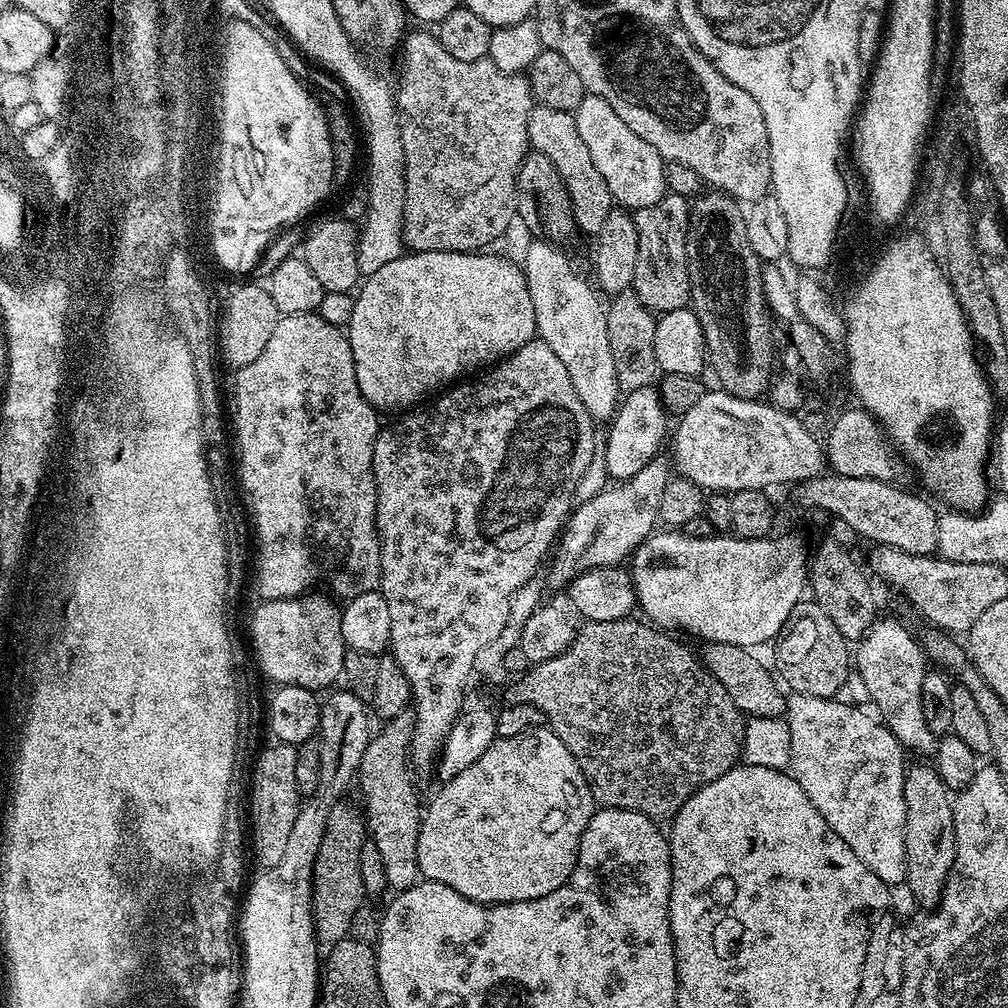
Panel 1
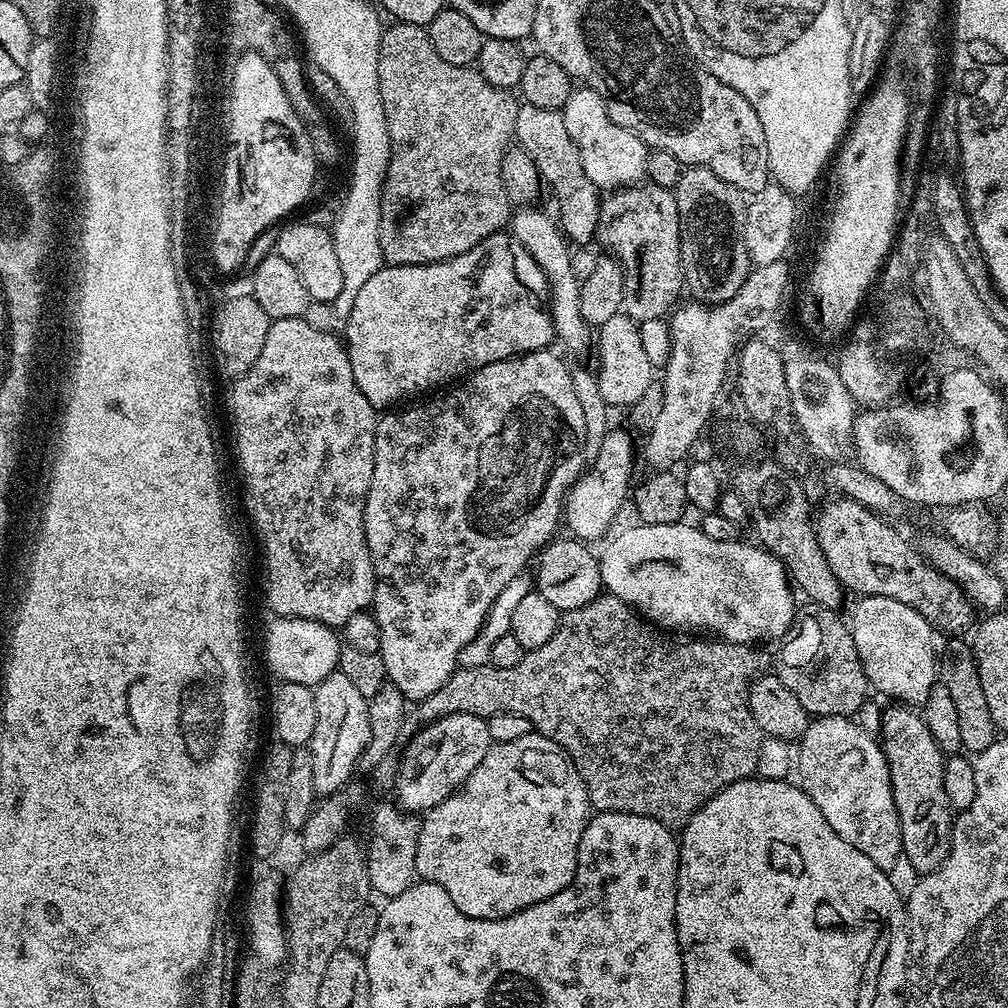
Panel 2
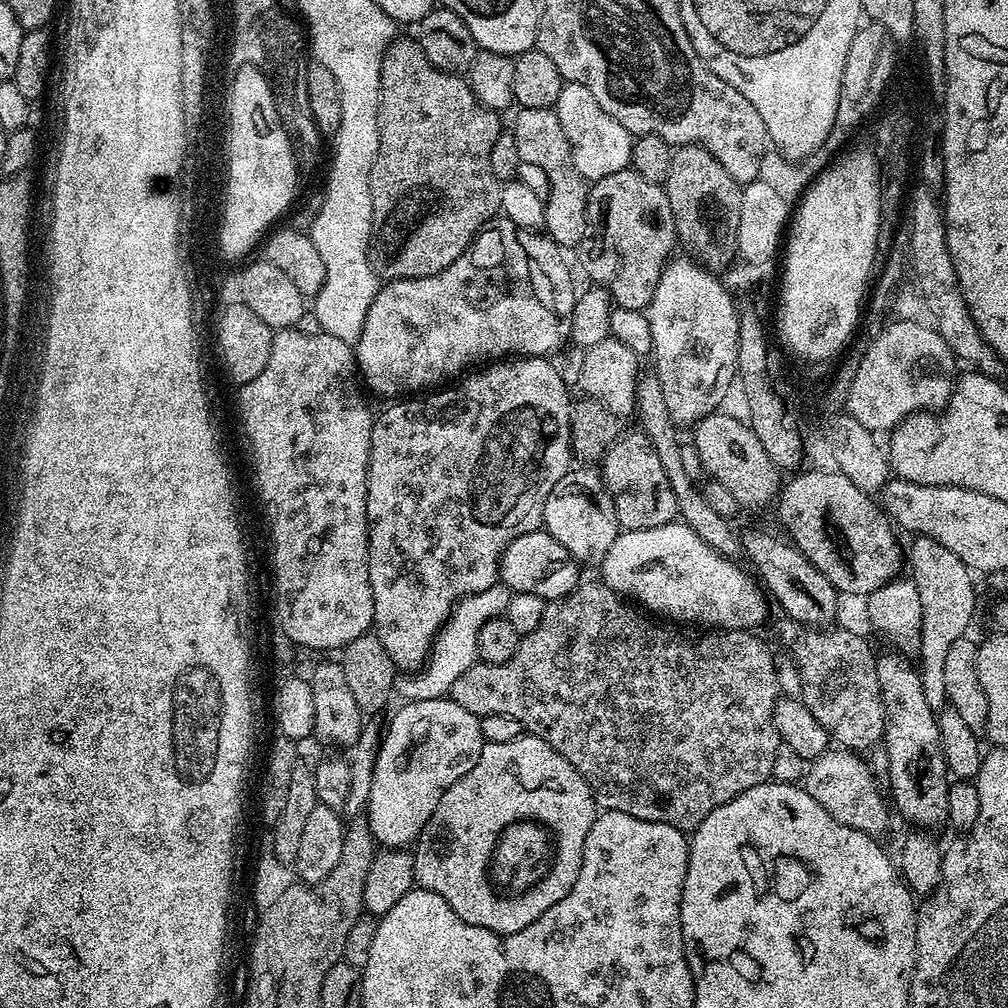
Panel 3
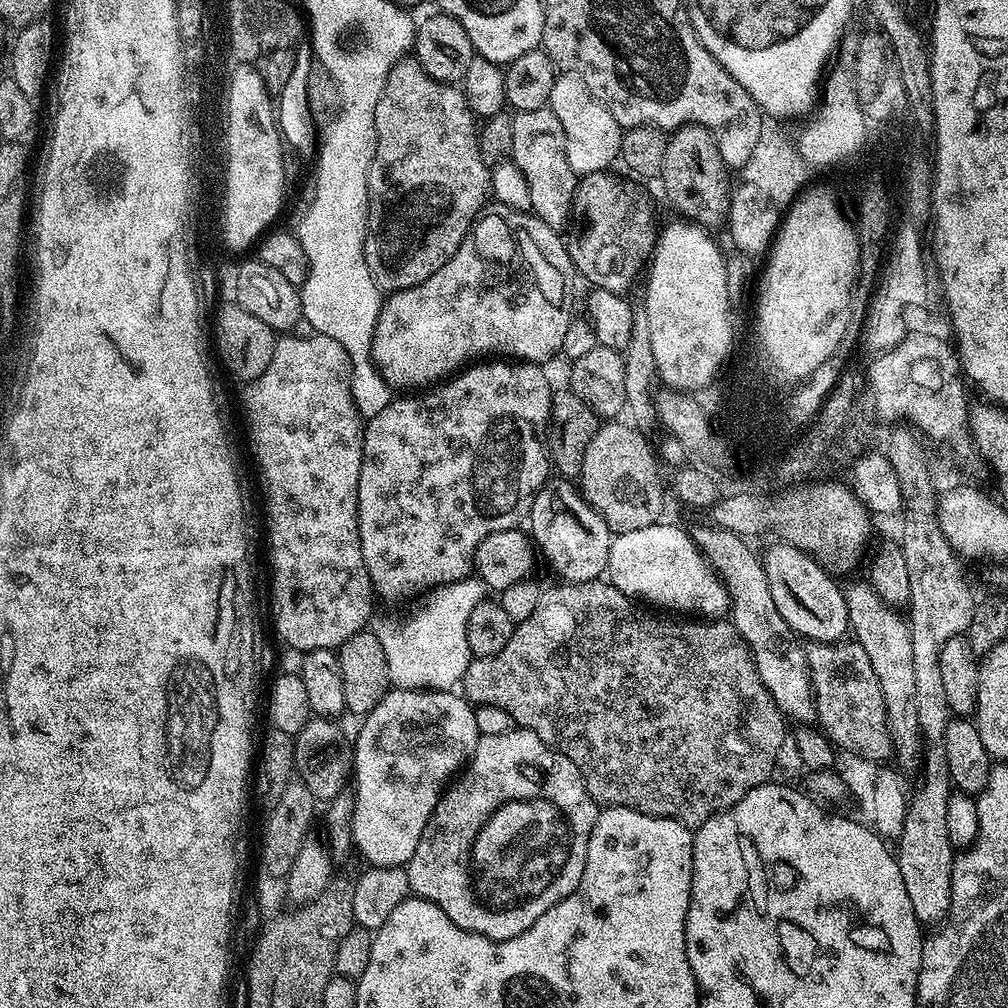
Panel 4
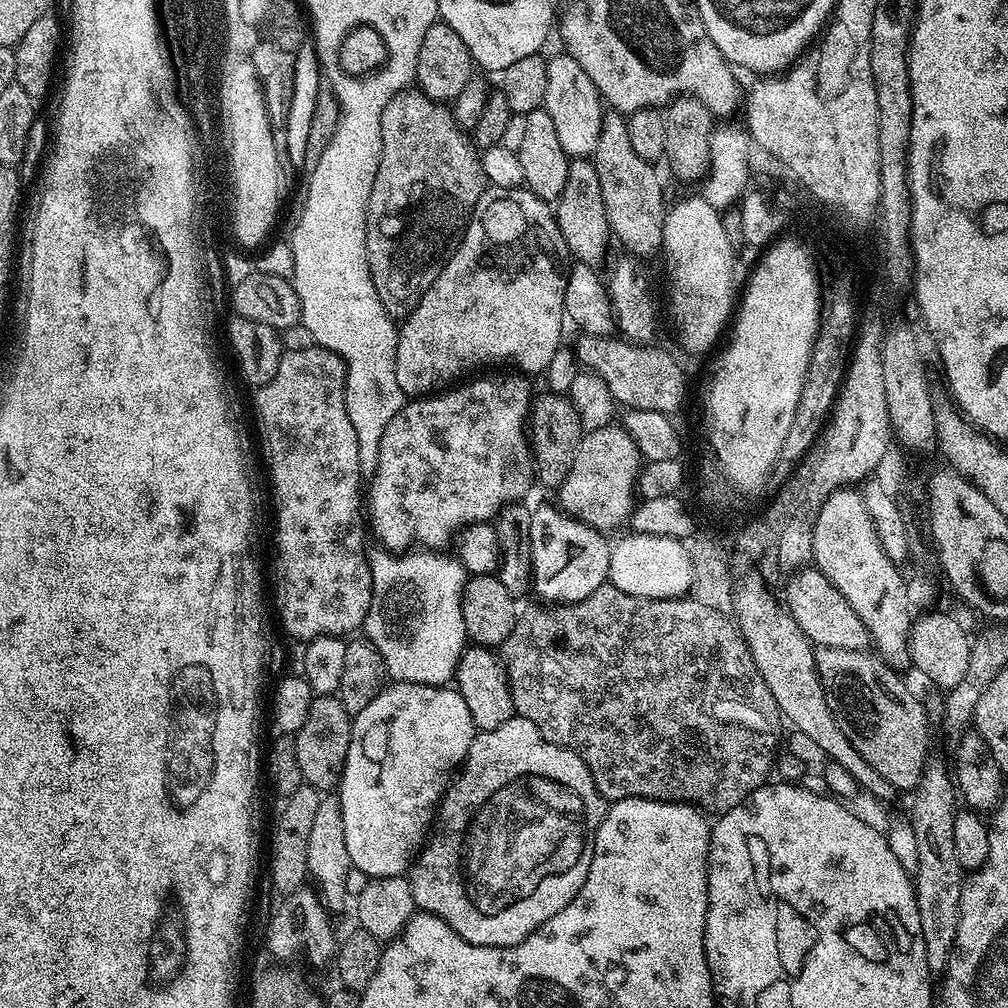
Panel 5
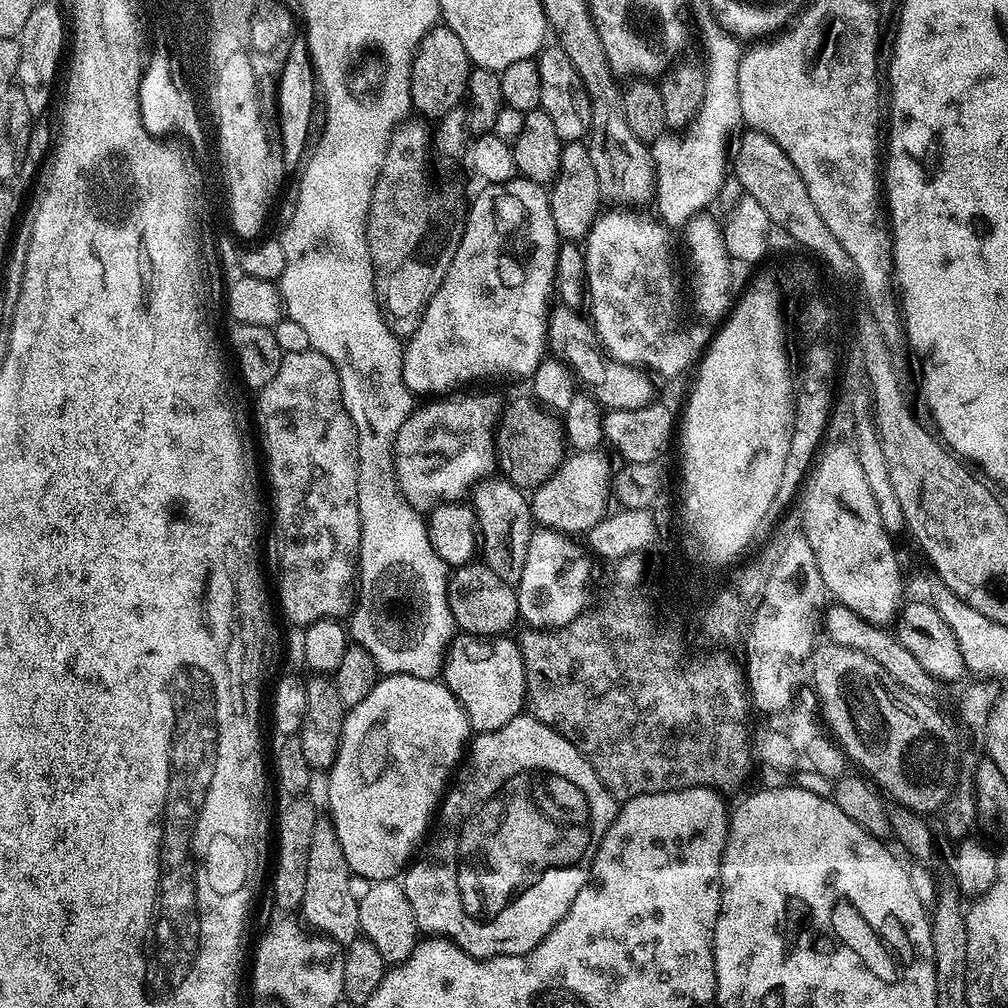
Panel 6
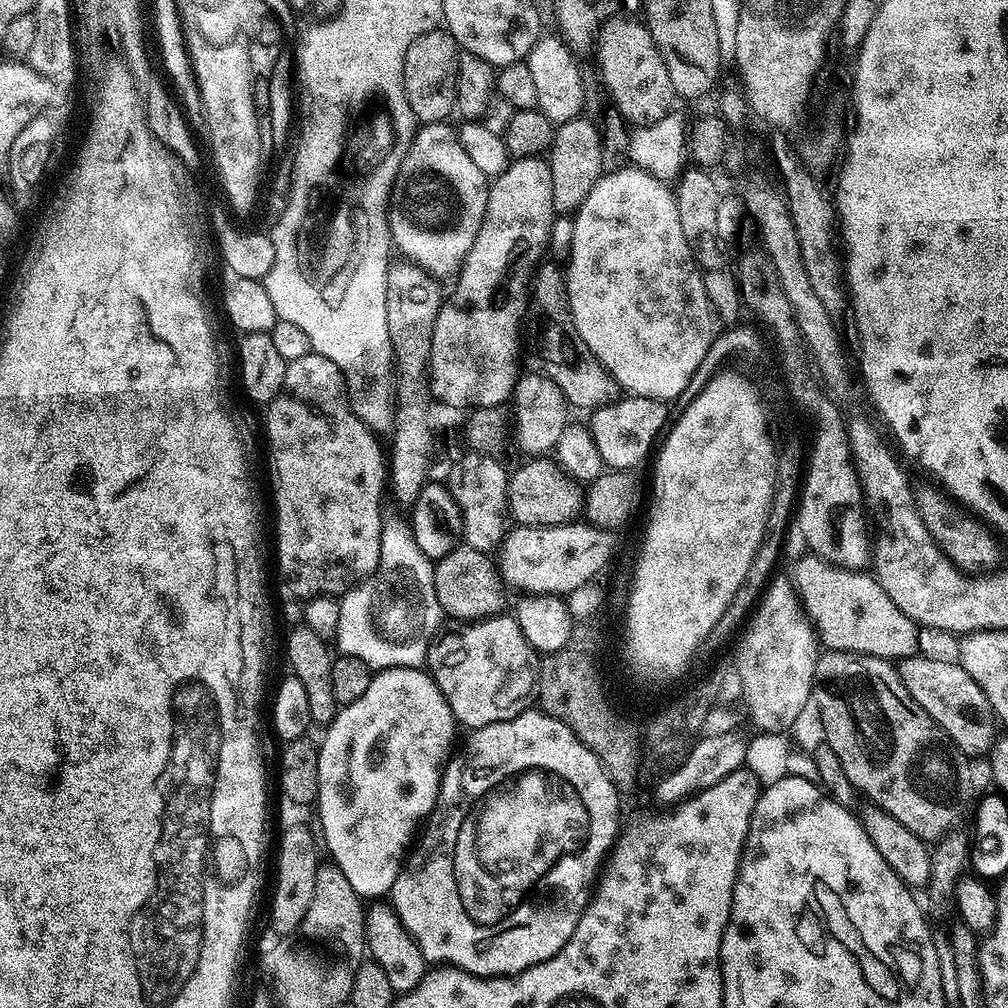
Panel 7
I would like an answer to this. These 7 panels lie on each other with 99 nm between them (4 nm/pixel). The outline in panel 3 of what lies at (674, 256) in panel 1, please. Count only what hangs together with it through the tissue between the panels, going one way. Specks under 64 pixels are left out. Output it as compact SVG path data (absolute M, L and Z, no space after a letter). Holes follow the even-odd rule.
M626 167L620 172L610 174L606 178L595 181L588 189L588 226L584 234L584 239L578 245L578 253L580 252L580 264L584 267L584 272L589 276L593 285L606 288L611 294L613 301L619 307L626 310L634 310L635 312L647 309L654 294L656 283L659 281L659 276L664 270L664 265L670 260L673 255L672 247L677 247L678 237L676 234L676 223L674 222L674 214L670 210L670 198L666 198L664 193L663 183L647 181L642 174L633 171L631 167Z

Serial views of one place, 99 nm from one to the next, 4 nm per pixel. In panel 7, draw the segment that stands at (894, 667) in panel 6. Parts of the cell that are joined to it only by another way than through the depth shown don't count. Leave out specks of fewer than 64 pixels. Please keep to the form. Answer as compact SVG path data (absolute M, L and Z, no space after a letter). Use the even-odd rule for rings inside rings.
M924 655L907 656L895 665L896 673L900 676L902 686L906 686L910 698L914 698L914 702L918 702L918 706L922 706L930 718L934 718L936 725L961 752L973 757L983 752L984 755L991 753L992 741L998 736L998 720L992 713L986 694L958 662L951 660L951 664L948 660L935 660L932 656Z

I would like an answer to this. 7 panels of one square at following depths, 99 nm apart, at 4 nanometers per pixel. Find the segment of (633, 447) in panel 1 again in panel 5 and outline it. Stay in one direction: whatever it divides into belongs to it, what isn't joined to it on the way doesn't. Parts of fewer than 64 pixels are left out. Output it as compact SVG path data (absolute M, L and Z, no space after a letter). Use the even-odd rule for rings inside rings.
M555 503L533 507L531 514L528 531L532 551L531 591L544 599L541 601L559 606L576 604L601 588L608 580L612 553L609 541L604 541L605 533L561 512Z

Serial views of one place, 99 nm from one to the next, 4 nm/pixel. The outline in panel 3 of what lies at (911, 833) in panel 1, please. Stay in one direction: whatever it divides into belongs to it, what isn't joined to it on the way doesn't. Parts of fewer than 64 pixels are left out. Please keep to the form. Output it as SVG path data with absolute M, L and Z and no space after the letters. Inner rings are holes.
M890 650L894 652L888 652L877 655L876 657L876 669L878 670L878 682L880 683L880 701L884 704L884 738L882 741L882 749L884 748L884 756L888 759L888 784L892 787L892 796L890 792L890 800L896 808L905 816L906 819L920 830L933 830L939 824L943 825L948 818L948 811L946 810L946 794L948 793L948 786L950 783L950 773L948 771L948 763L946 758L942 754L942 742L940 741L940 735L938 734L938 722L936 721L937 713L932 709L930 704L926 702L926 694L922 694L922 682L920 681L920 673L915 667L912 668L899 656L899 651Z

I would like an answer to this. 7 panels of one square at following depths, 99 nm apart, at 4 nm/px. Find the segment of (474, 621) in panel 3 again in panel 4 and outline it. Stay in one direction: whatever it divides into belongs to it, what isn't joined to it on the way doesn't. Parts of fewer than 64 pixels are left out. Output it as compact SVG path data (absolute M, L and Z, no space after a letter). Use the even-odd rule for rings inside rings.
M469 578L433 587L427 593L424 604L413 610L412 616L388 616L385 620L377 619L374 631L378 642L382 642L382 650L386 650L386 666L388 678L393 689L415 688L417 690L452 690L463 681L469 660L473 654L466 642L466 626L470 618L470 610L485 599L486 589L479 578Z

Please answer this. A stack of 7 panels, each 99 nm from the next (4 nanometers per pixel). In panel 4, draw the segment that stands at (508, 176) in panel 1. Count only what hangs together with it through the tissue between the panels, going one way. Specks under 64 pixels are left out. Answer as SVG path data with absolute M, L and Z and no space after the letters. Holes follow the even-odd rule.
M405 58L393 66L387 77L386 86L378 98L378 106L374 106L374 130L376 131L376 153L368 171L368 233L364 235L364 257L366 266L378 287L385 293L391 294L402 292L407 288L416 288L422 282L426 282L430 274L442 270L442 266L446 266L450 258L454 258L458 246L462 246L462 242L468 237L468 231L485 211L484 203L490 200L492 174L489 165L484 163L480 153L477 117L473 116L472 111L468 109L463 91L457 85L443 84L430 78L430 74L426 74L426 70L422 70L422 66L414 58Z

